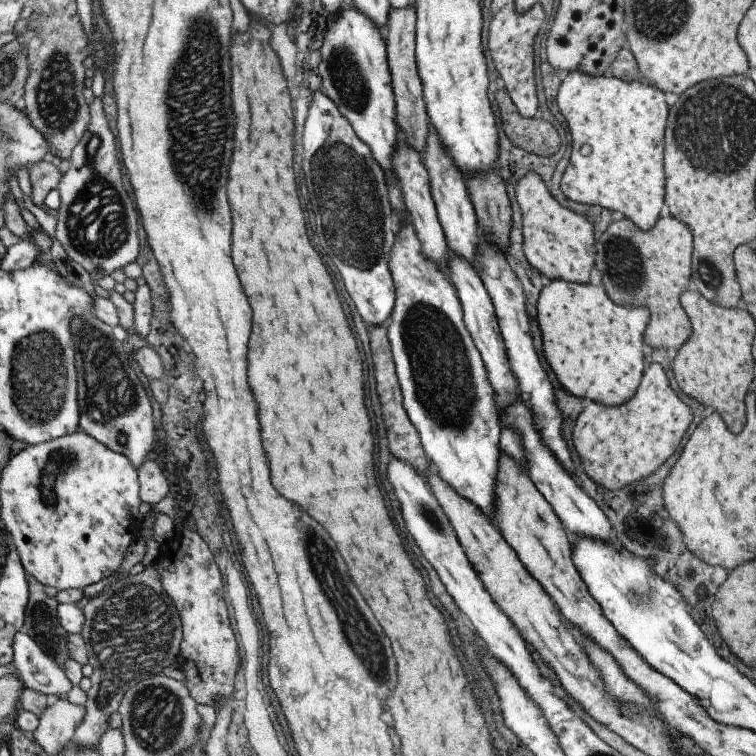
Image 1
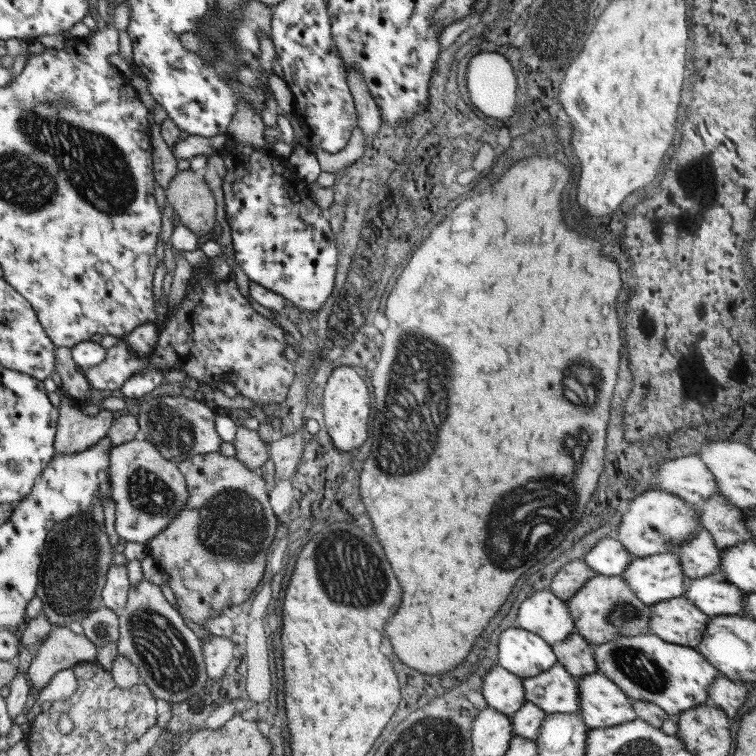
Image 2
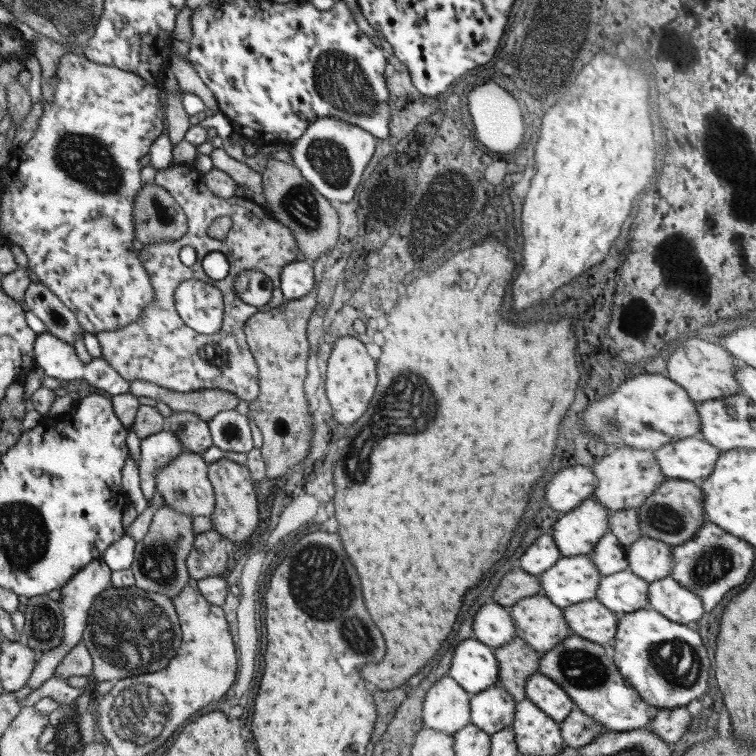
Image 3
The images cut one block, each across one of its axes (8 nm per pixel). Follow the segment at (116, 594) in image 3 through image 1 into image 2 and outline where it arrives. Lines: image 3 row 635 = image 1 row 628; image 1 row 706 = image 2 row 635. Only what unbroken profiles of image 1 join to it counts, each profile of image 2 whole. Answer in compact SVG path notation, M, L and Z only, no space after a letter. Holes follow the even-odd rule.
M97 608L80 621L83 636L97 648L118 639L118 619L109 608Z

